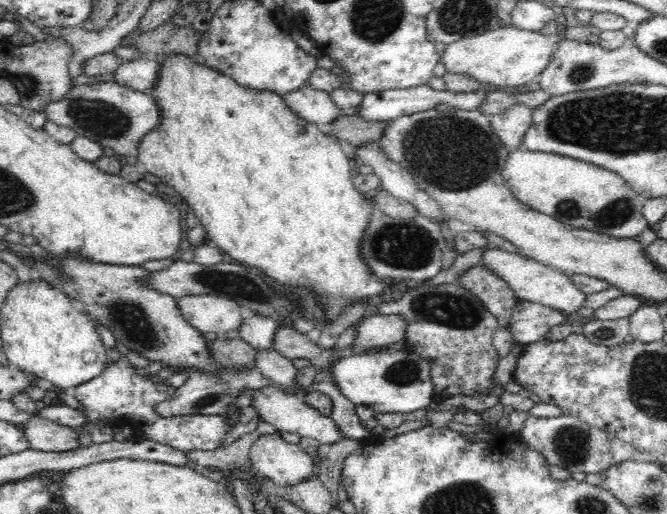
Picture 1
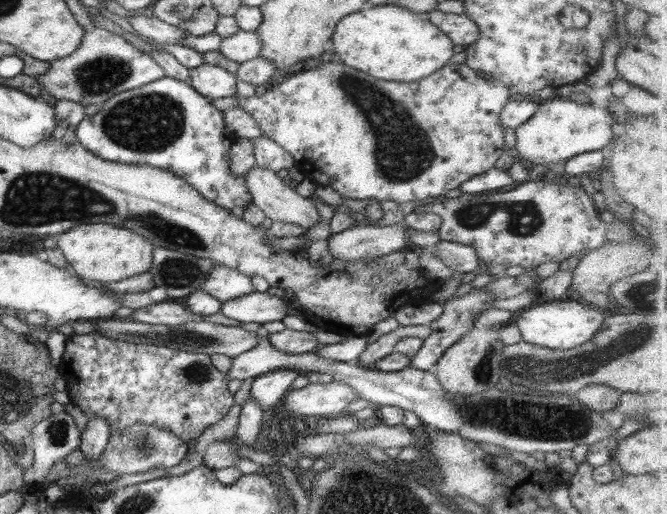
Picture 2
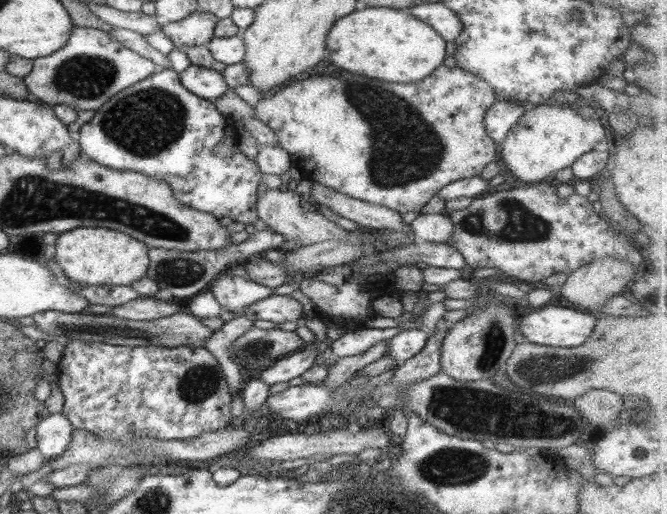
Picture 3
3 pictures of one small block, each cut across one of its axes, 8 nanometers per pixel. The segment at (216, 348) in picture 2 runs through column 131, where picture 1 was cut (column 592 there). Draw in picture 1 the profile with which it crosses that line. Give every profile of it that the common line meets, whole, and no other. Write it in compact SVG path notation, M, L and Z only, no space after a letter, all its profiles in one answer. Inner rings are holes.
M629 318L621 319L596 319L583 323L583 331L581 332L590 342L600 344L602 346L613 346L621 343L632 343L629 332Z

